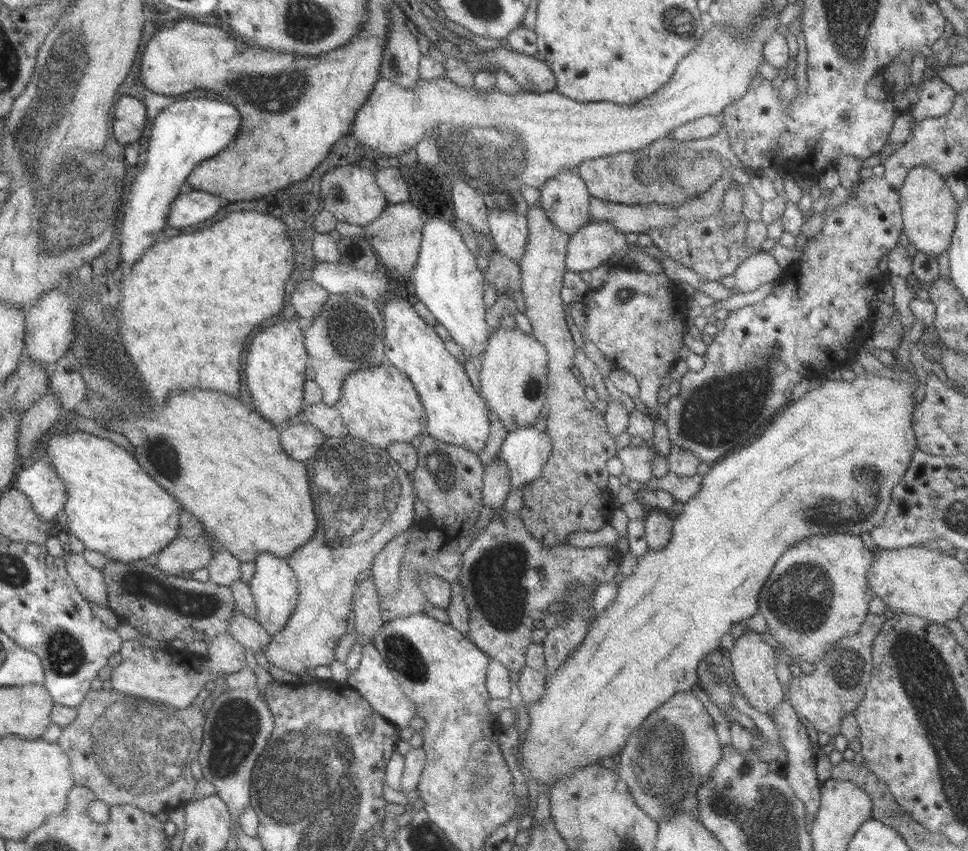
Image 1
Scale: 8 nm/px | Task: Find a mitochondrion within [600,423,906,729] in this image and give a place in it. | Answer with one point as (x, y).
(804, 600)

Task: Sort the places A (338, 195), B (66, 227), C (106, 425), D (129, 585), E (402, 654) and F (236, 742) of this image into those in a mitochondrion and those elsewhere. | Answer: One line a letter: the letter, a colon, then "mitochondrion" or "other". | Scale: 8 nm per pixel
A: mitochondrion
B: mitochondrion
C: other
D: mitochondrion
E: mitochondrion
F: mitochondrion

